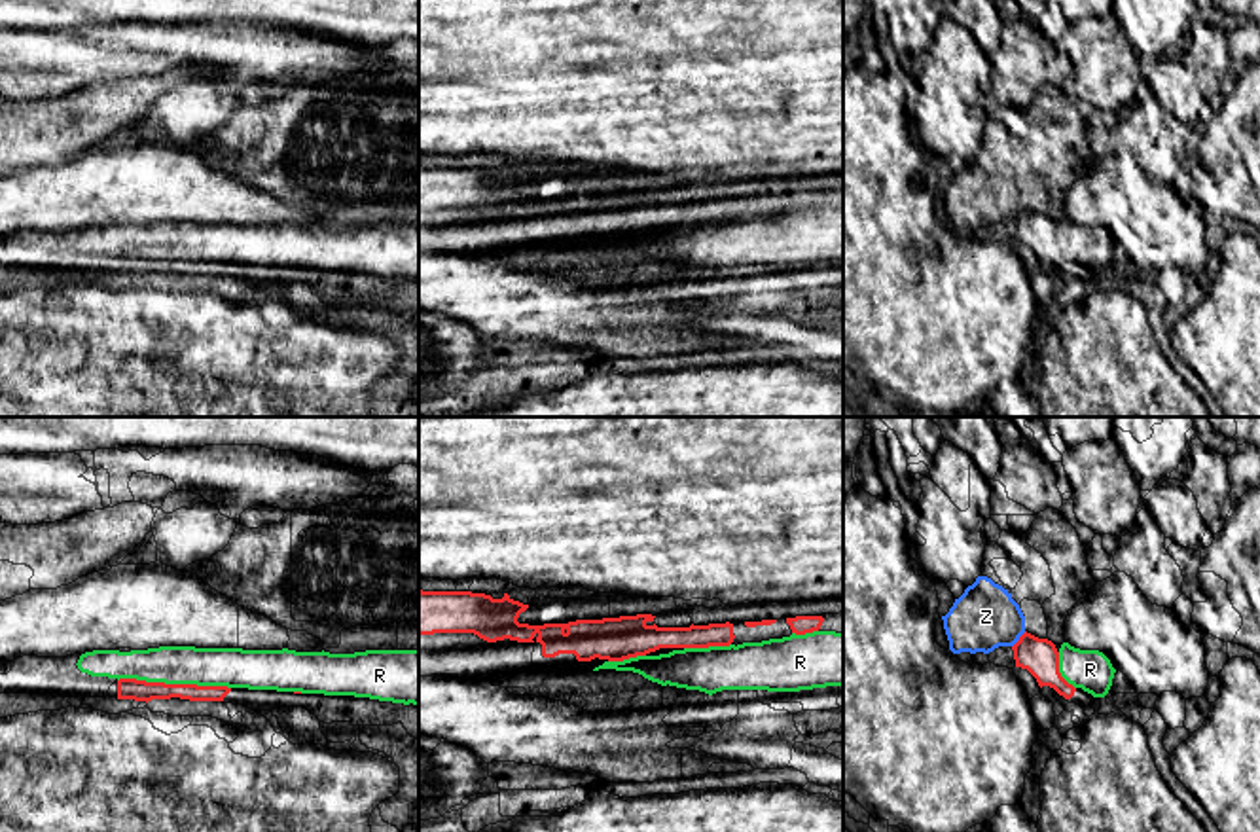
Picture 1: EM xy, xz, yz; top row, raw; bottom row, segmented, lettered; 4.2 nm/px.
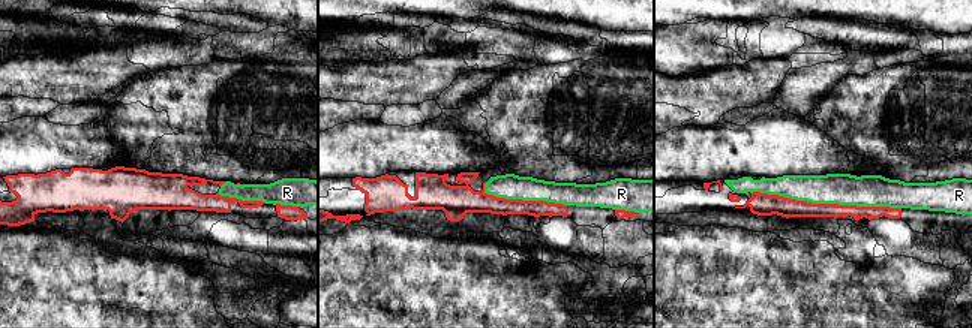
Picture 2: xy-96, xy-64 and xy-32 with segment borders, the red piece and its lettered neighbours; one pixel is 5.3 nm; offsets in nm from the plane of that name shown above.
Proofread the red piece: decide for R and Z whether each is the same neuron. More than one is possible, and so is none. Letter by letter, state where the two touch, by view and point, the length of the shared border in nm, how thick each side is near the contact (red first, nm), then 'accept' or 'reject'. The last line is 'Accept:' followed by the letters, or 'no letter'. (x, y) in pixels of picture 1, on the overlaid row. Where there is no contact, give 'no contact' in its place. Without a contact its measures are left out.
R: xy (175, 685) | 480 nm | 100/160 nm | accept
Z: yz (1020, 639) | 90 nm | 160/280 nm | reject
Accept: R

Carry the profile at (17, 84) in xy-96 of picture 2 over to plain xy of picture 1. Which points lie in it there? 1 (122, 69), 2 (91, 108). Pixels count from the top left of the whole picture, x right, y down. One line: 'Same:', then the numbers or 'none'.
Same: 2

